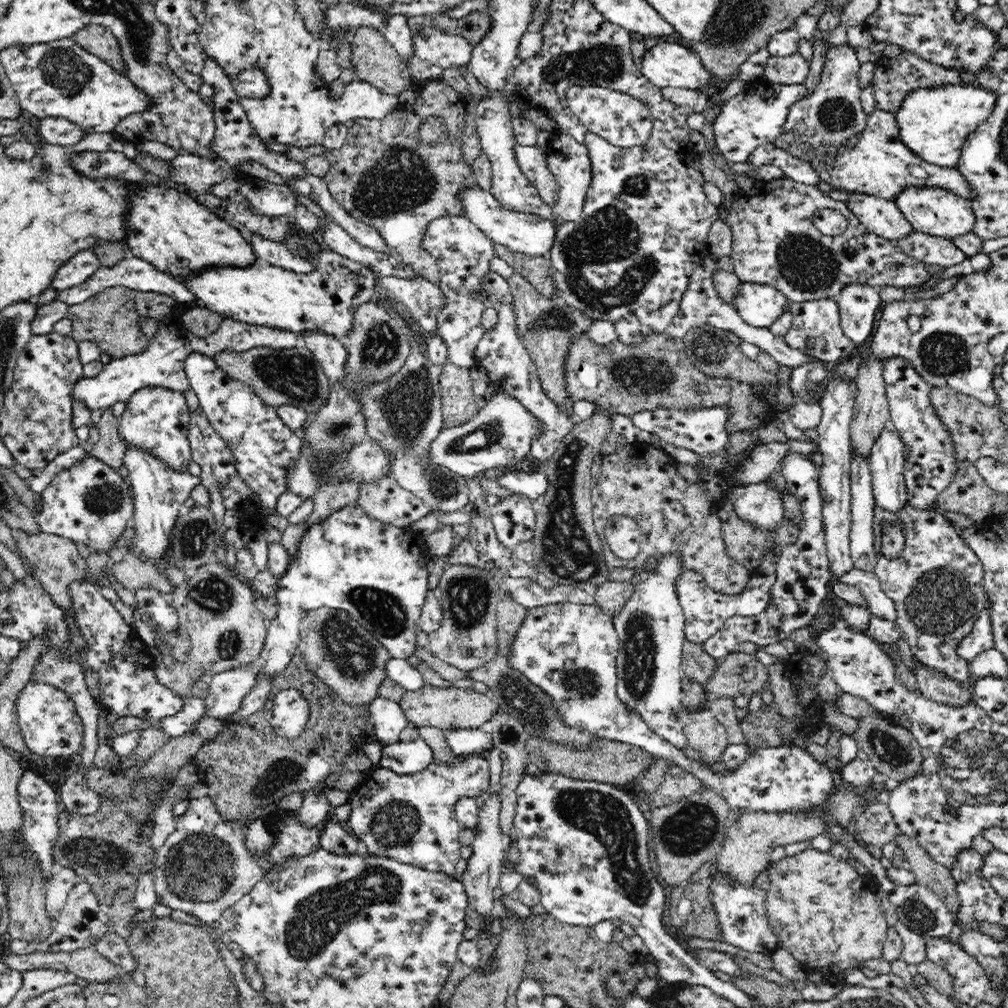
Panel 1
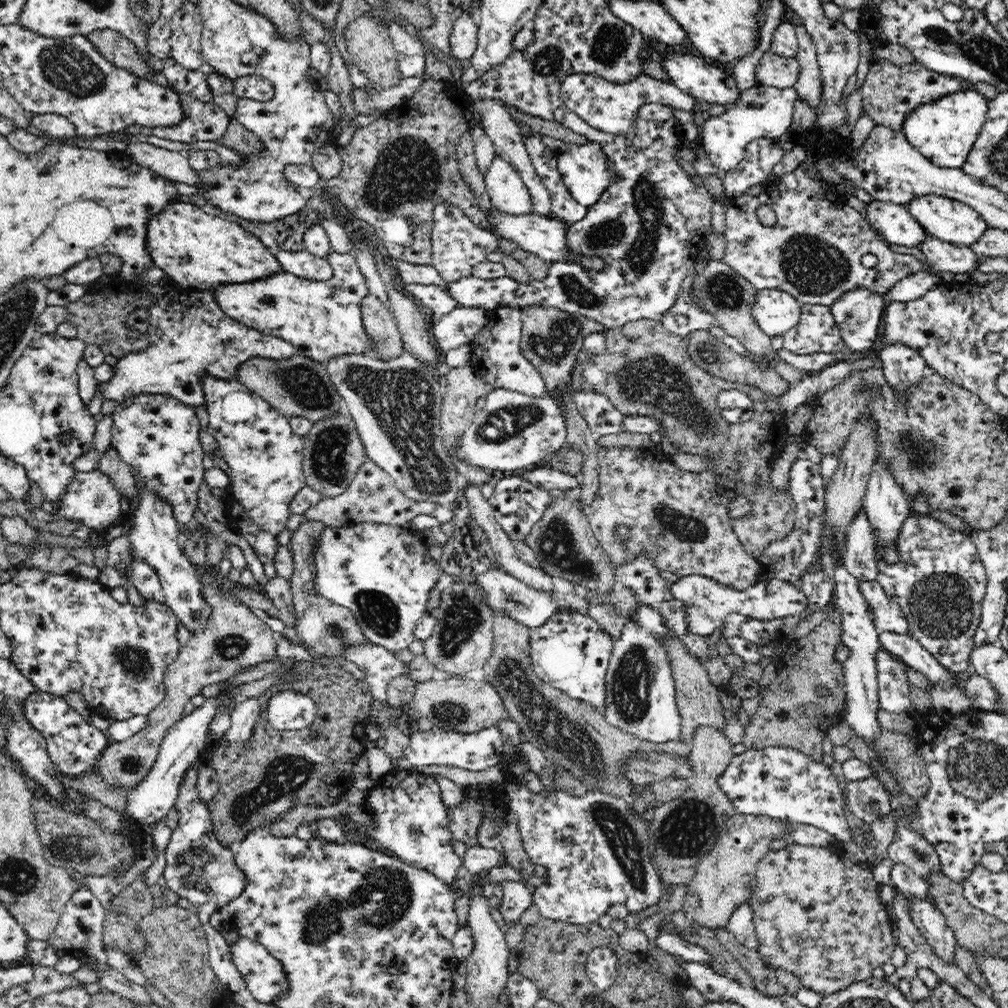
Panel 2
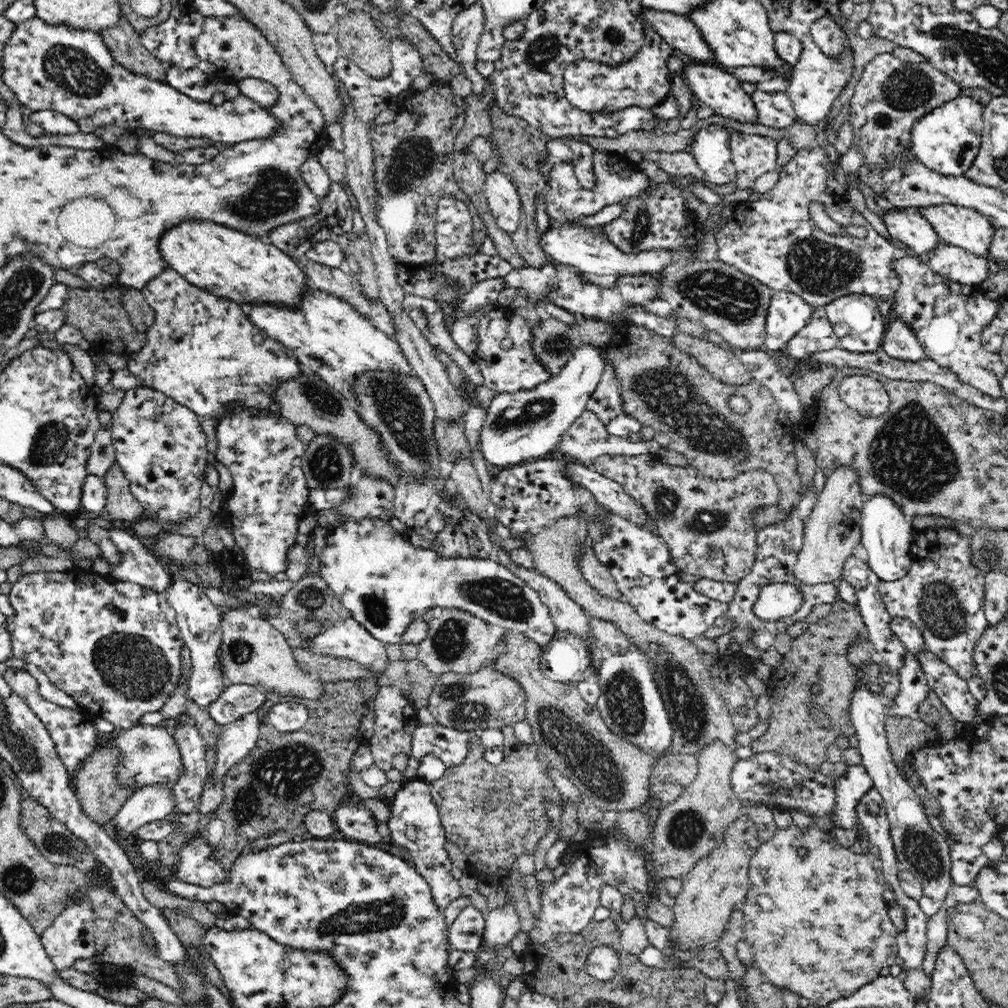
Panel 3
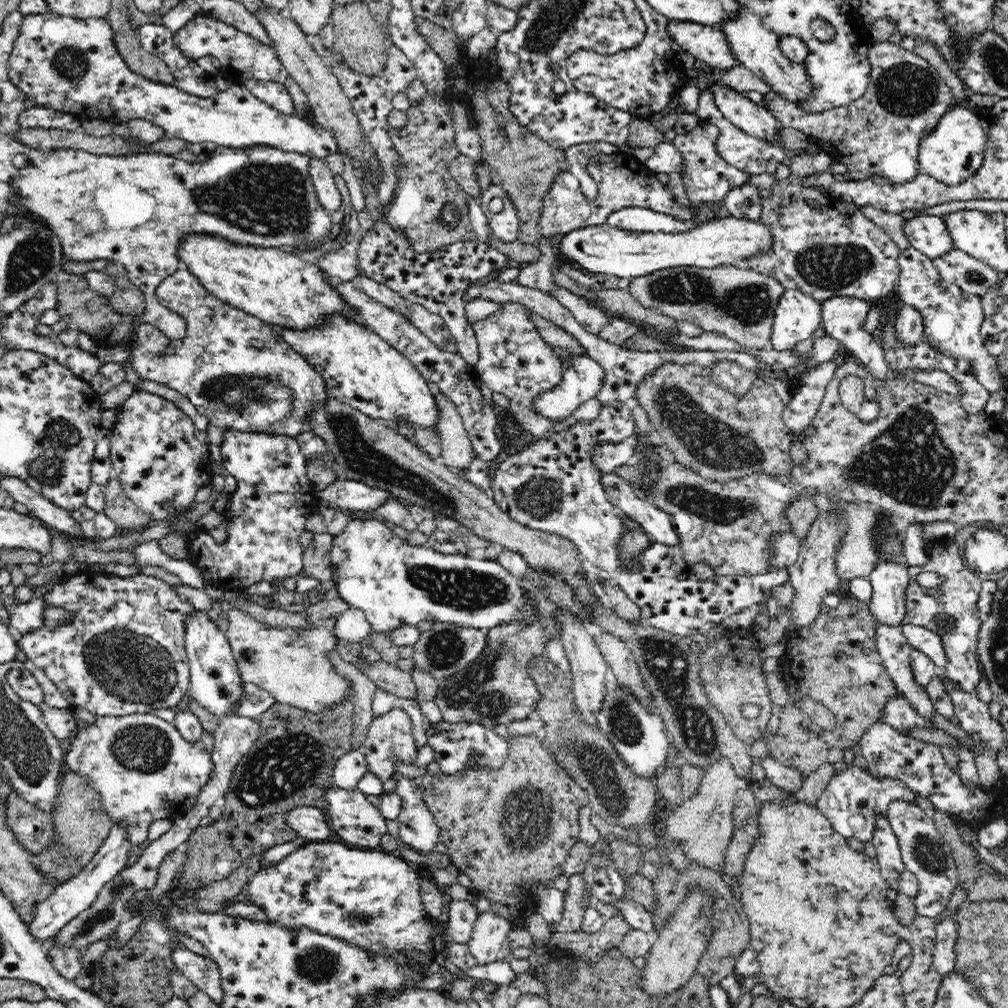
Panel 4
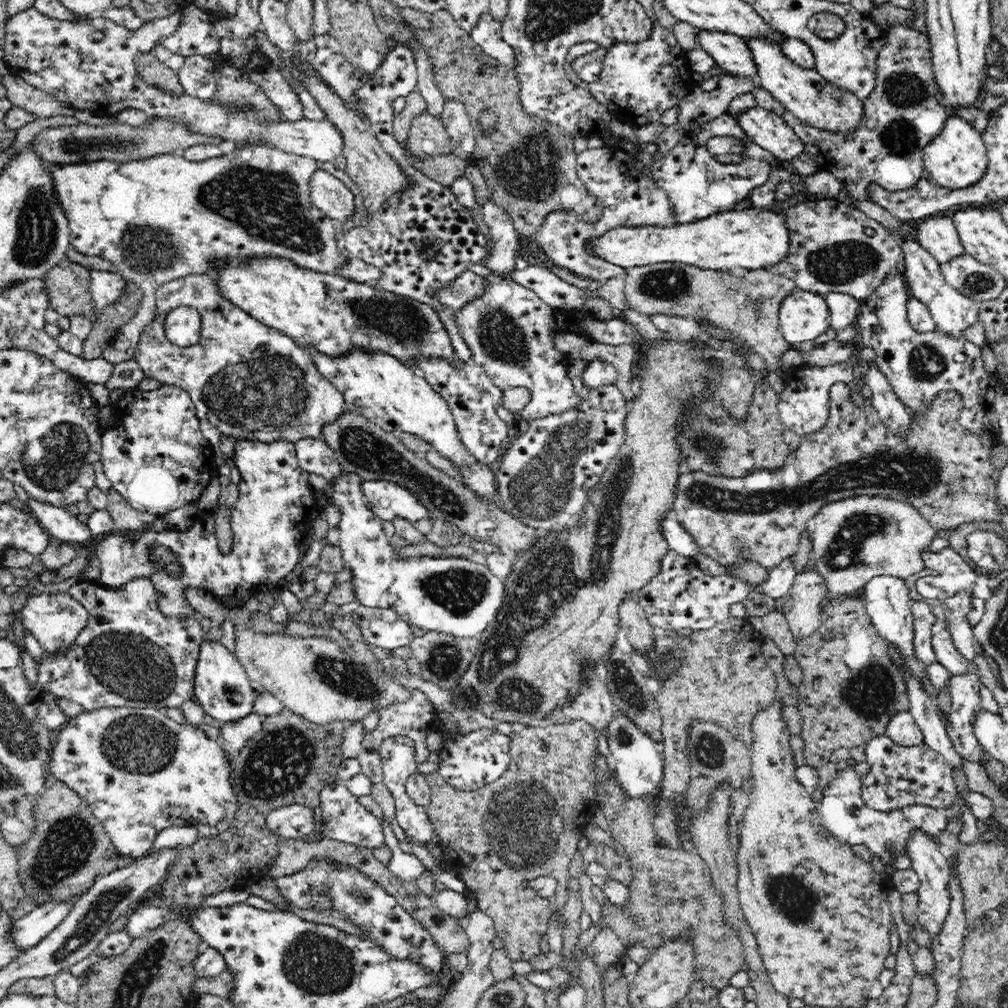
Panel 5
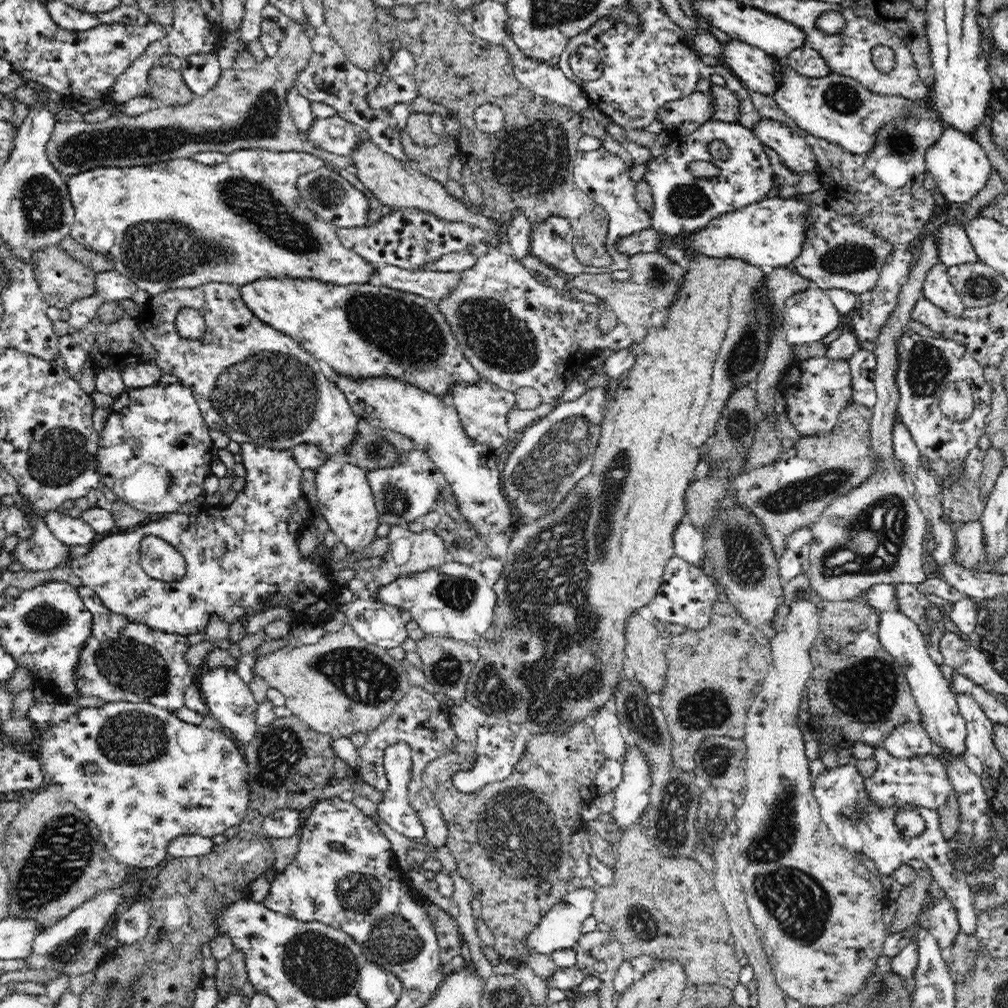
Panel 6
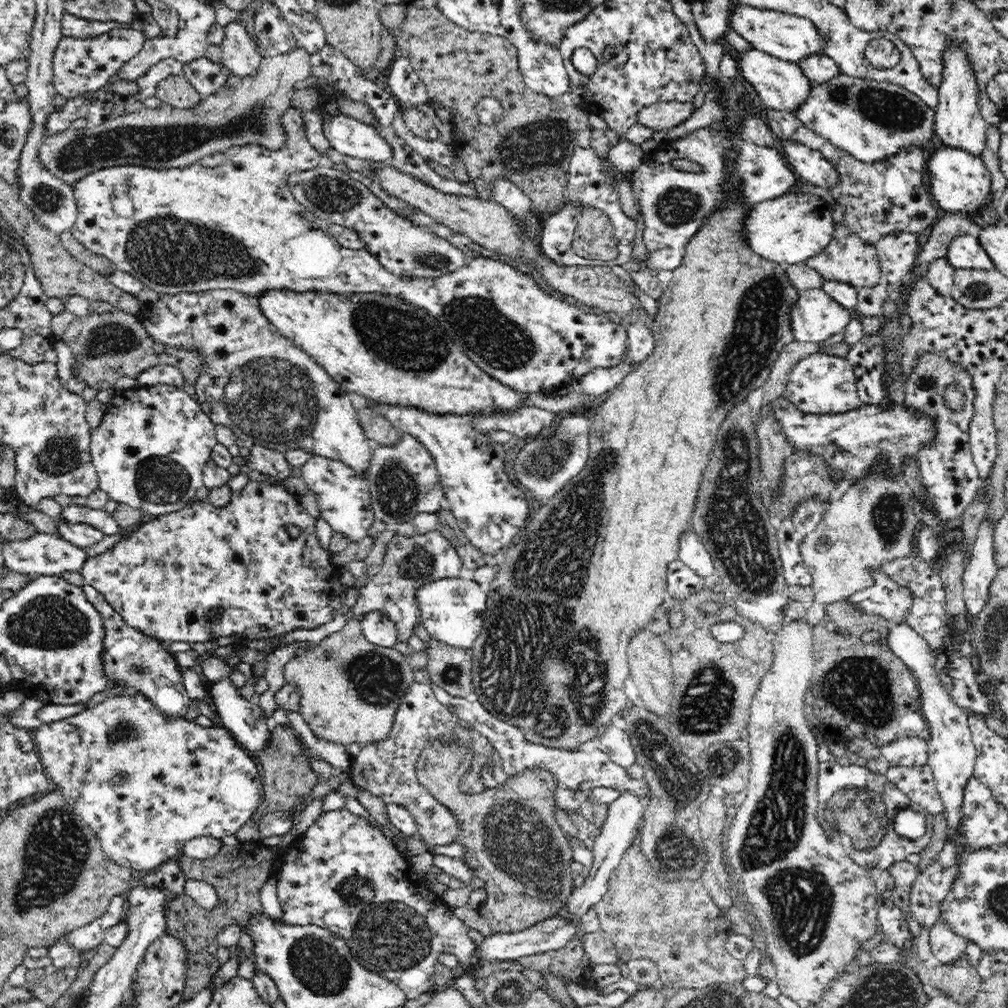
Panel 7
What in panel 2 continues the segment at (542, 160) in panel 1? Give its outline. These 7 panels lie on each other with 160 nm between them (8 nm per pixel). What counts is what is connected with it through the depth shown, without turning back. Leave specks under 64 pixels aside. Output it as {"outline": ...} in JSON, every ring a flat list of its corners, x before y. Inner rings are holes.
{"outline":[[486,98,482,104,481,113,481,126,485,130,485,133,491,138,494,143,495,152,503,154,510,164,515,167,519,172,521,179,524,181,526,187,528,187,528,192,533,203,534,213,539,216,551,216,552,200,542,177,538,175,534,165,532,165,532,159,528,155,526,145,523,143,520,136,520,125,510,116,510,113,498,103,498,101,492,98]]}

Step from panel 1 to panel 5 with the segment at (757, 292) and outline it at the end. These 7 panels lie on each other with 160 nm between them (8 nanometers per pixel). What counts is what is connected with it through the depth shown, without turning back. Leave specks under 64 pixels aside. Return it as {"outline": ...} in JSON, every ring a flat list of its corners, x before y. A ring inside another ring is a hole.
{"outline":[[798,289,789,294,779,310,779,326,790,345,816,340,831,327,829,306,824,295]]}

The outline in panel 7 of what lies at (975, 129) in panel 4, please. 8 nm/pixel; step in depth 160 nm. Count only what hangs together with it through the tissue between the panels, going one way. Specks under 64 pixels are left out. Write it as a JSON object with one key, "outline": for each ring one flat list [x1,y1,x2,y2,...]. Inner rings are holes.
{"outline":[[936,149,928,157,925,177,927,187,932,191,936,207,946,213,958,214,971,221,976,230,986,230,1004,223,996,209,991,174,980,157,970,155,962,150]]}

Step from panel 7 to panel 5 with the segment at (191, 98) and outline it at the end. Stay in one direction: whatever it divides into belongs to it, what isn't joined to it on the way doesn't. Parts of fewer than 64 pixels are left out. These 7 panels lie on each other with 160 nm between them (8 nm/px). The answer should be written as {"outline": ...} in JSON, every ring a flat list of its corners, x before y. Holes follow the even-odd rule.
{"outline":[[153,51,144,53,136,63,137,74,150,87,156,87,170,97,186,95,184,87,179,81,177,72,158,60]]}

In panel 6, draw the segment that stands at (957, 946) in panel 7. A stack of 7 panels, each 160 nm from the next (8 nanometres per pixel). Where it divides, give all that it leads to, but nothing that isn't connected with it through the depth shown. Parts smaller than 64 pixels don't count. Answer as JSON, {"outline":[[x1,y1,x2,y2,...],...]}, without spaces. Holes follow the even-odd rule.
{"outline":[[938,891,935,896,937,896,937,903,917,919,936,937,938,948,946,952,961,933,961,926,956,909,950,905,945,892]]}

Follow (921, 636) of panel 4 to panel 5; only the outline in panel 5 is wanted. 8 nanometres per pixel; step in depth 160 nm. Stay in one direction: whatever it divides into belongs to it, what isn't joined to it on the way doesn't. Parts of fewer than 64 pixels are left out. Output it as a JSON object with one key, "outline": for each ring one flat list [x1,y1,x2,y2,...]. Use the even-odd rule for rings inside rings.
{"outline":[[946,620,936,621,933,631,933,649,936,659,948,669,951,676,976,673,977,667,974,664,974,659,966,658,958,650]]}

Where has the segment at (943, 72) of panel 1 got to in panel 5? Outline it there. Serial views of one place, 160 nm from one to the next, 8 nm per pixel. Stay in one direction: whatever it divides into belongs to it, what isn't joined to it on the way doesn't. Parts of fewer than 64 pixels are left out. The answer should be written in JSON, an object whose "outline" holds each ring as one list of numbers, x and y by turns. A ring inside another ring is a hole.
{"outline":[[898,24,887,29,887,37,888,44,879,52,876,60,876,88,865,99,865,118,862,119,859,129,849,139,803,125,792,114,788,113,772,94,762,86,755,85,750,90,750,95,756,99,756,106,781,116,787,122,787,125,793,128,802,139,802,142,806,145,805,152,812,162,816,162,817,170,830,172,838,182,841,182,841,186,846,188,846,192,852,196,854,201,867,200,876,203,873,194,871,194,874,185,893,193,909,189,911,186,918,184,918,181,924,176,923,150,942,132,951,115,939,100,939,88,934,81,932,63,930,62,928,35,920,32,914,25]]}

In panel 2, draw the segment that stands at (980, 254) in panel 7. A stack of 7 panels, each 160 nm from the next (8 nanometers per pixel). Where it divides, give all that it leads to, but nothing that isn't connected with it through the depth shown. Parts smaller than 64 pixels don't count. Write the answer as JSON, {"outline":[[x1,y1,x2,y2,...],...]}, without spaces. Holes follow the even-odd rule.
{"outline":[[875,200,866,203,866,221,889,243,908,248,918,247,928,234,906,206]]}

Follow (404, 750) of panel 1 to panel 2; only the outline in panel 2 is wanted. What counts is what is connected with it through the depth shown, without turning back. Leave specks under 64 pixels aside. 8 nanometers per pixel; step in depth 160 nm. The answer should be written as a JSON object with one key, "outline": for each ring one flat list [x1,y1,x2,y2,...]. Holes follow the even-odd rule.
{"outline":[[496,725,480,730,480,732,462,733,447,732,434,727,423,732,418,730,409,735,410,743,404,756,398,761,394,770,411,770,413,767,427,767,432,765,445,765,449,767,466,768,466,770,486,770,496,766,503,760,503,739]]}

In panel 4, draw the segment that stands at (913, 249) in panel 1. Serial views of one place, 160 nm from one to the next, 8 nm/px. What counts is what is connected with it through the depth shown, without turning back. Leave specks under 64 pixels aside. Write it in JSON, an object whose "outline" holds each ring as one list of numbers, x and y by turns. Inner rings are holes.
{"outline":[[953,249,944,254,944,256,936,258,934,265,939,271,941,278,950,285,960,287,966,294,982,297,986,292,994,290,996,286,1001,284,1000,275,994,268,986,265,984,262,977,260,967,252]]}

